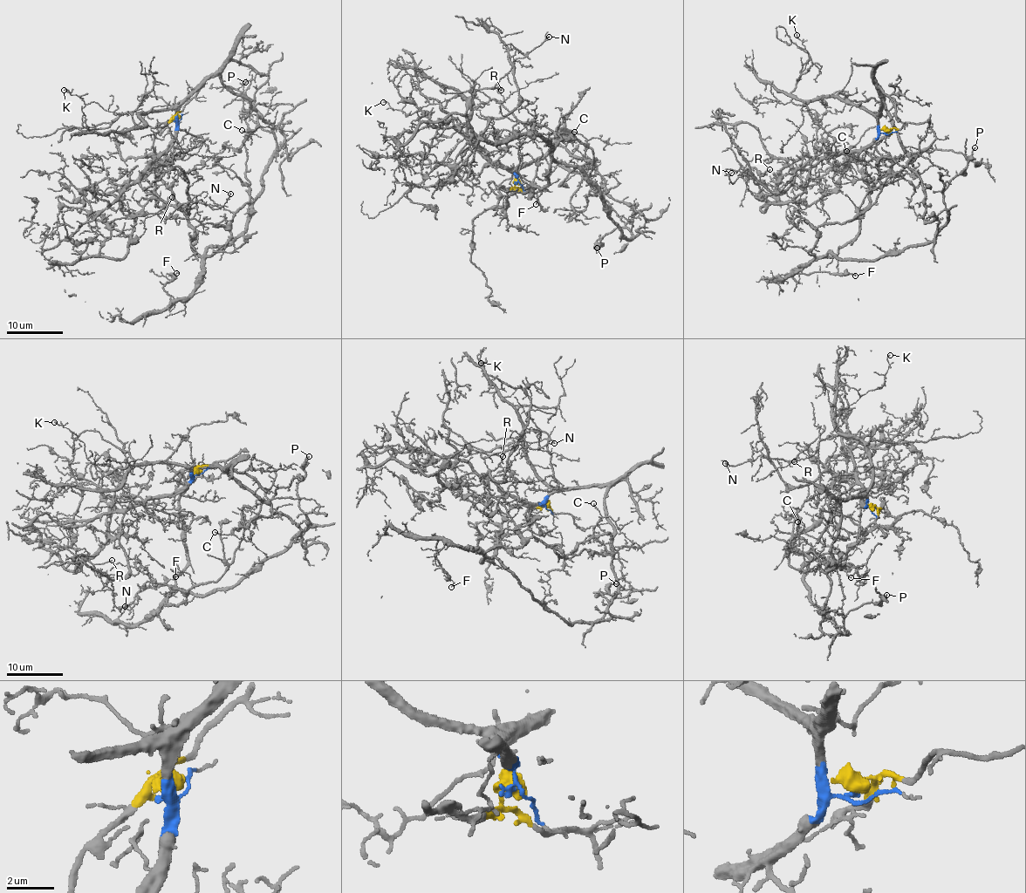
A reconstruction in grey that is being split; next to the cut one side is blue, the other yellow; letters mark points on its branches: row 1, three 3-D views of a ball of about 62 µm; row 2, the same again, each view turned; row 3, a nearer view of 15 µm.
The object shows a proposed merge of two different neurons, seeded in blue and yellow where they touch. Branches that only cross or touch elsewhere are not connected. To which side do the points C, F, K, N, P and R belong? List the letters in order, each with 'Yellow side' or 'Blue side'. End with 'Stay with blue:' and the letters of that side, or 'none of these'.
C: Blue side
F: Yellow side
K: Blue side
N: Blue side
P: Yellow side
R: Blue side
Stay with blue: C, K, N, R

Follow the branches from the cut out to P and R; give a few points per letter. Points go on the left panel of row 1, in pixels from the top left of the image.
P: (177, 118), (155, 136), (151, 159), (201, 255), (244, 231), (276, 148), (247, 113), (246, 82)
R: (177, 119), (165, 150), (140, 180), (146, 192), (188, 214), (185, 203), (160, 218), (158, 213), (172, 197)

